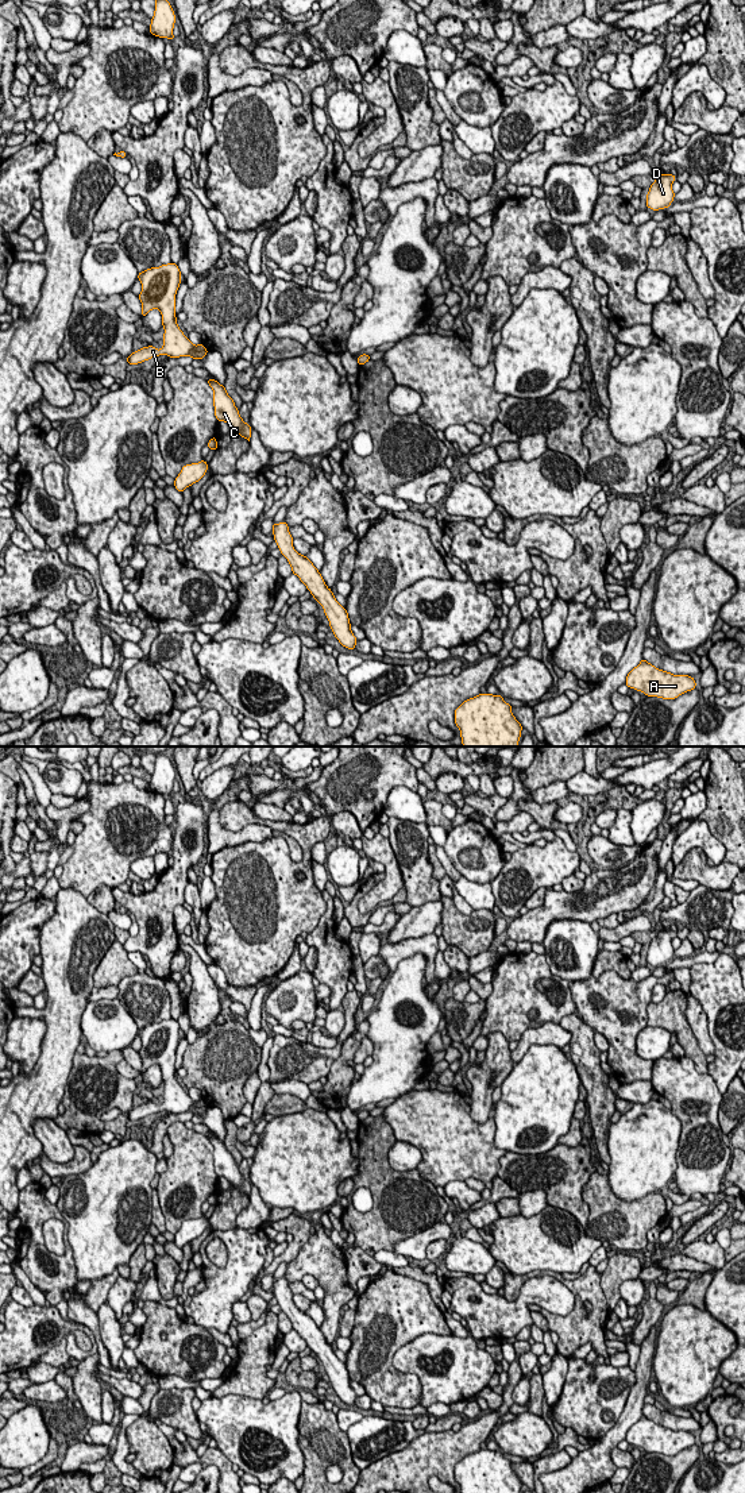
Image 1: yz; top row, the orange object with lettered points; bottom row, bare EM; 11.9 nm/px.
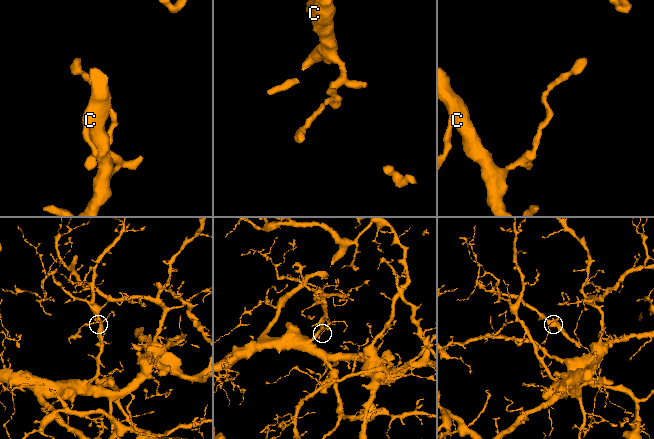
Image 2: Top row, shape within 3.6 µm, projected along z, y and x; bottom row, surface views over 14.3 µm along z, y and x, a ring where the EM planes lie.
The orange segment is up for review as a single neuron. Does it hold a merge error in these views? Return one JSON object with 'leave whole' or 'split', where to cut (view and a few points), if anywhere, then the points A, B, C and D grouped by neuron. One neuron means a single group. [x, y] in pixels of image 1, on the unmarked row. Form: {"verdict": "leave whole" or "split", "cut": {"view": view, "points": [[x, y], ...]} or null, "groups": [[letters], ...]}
{"verdict": "leave whole", "cut": null, "groups": [["A", "B", "C", "D"]]}

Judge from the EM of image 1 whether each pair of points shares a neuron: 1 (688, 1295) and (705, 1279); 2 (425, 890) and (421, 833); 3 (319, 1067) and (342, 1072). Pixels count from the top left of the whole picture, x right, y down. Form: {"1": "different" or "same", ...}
{"1": "same", "2": "same", "3": "different"}

